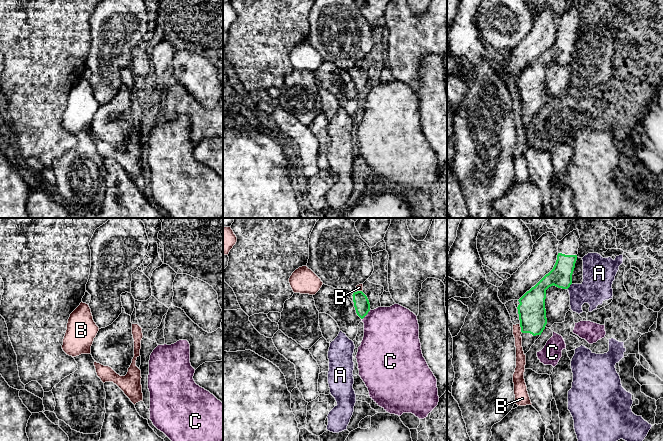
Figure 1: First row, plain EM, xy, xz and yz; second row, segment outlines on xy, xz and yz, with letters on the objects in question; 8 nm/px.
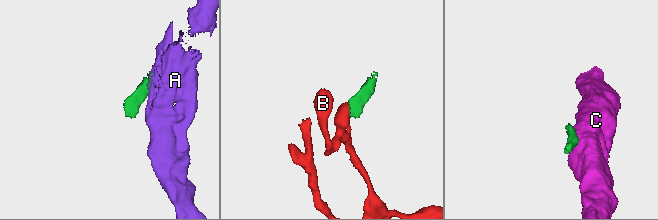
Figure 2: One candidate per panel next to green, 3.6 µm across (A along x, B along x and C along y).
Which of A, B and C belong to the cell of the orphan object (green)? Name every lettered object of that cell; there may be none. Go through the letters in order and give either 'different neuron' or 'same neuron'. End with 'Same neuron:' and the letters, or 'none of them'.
A: different neuron
B: different neuron
C: different neuron
Same neuron: none of them

